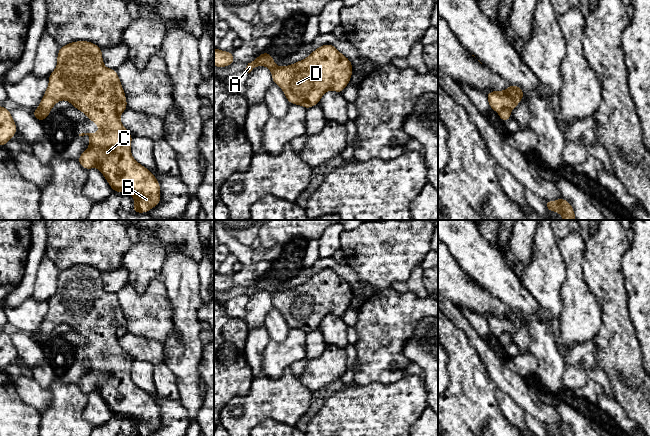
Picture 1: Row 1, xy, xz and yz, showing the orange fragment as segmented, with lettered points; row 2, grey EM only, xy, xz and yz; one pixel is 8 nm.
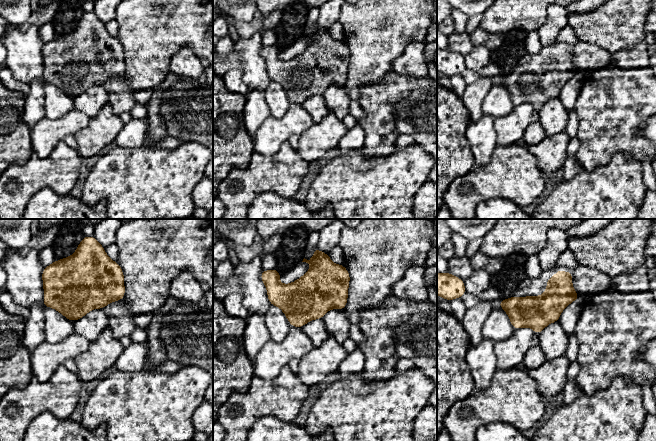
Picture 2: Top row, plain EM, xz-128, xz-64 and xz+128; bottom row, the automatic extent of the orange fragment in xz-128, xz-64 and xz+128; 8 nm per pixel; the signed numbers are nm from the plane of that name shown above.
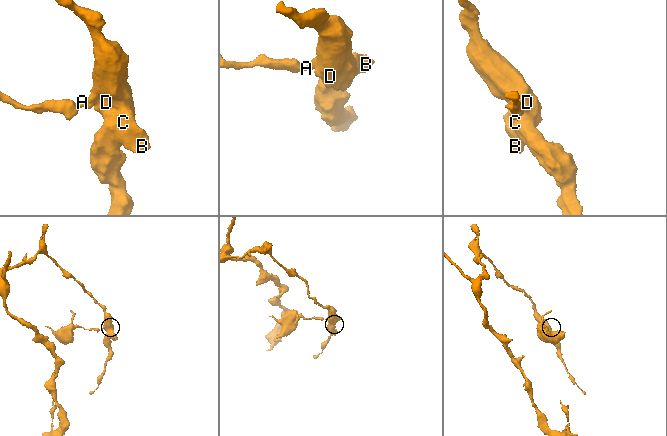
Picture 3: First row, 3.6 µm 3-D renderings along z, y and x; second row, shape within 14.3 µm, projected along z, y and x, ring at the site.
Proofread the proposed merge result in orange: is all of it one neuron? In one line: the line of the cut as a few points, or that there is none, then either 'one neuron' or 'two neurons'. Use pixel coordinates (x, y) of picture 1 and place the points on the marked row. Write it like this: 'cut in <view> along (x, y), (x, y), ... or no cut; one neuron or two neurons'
cut in yz along (509, 108), (503, 108), (498, 112); two neurons

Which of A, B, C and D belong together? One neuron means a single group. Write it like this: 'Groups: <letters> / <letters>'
Groups: A / B C D

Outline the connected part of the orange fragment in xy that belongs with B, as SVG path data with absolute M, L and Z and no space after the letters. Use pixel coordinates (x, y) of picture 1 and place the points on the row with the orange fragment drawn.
M75 41L60 47L56 69L48 76L48 80L49 85L39 103L38 109L50 111L58 101L68 100L72 107L86 114L88 119L96 123L100 128L100 131L97 133L79 134L79 136L89 136L89 148L77 159L81 166L86 170L90 170L93 167L98 168L113 192L124 192L132 195L135 198L132 212L147 213L151 208L159 205L161 201L160 183L149 169L132 157L131 141L133 135L120 122L120 114L128 108L126 96L116 70L104 66L102 49L89 41Z

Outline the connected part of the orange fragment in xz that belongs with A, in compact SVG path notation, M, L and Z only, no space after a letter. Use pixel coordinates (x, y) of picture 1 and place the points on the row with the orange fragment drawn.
M260 55L255 60L248 63L245 70L248 73L250 73L257 66L266 66L269 69L272 69L272 68L274 68L276 66L276 64L275 64L273 58L268 58L268 57L264 57L264 56Z

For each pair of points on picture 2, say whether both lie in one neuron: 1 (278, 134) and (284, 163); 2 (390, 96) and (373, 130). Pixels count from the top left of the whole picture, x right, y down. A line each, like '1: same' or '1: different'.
1: different
2: same

